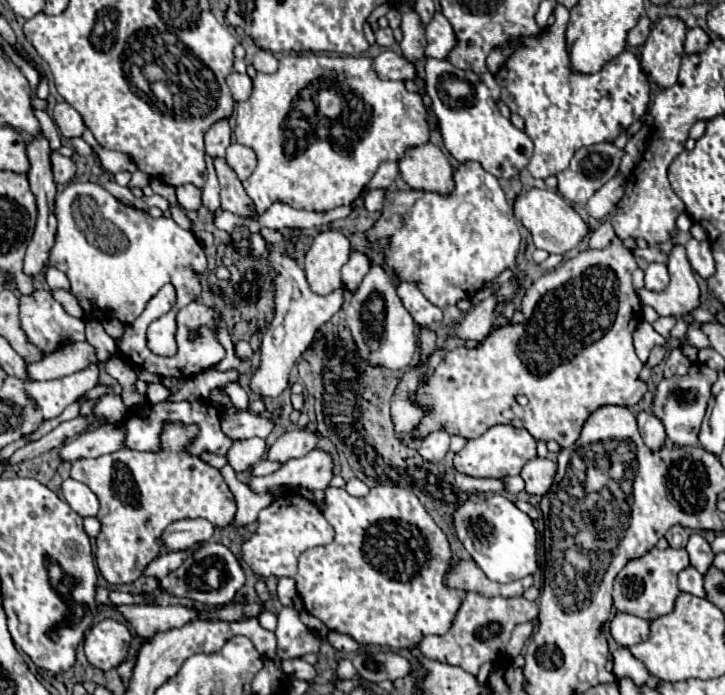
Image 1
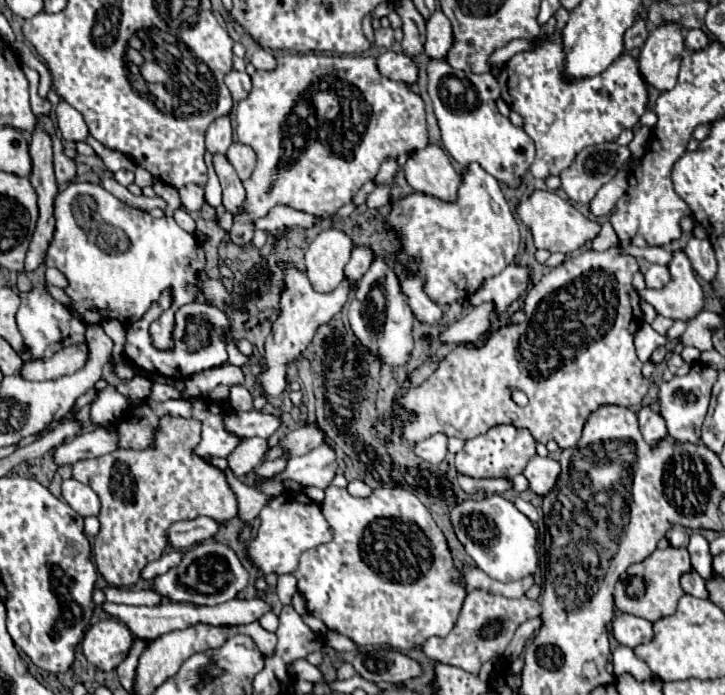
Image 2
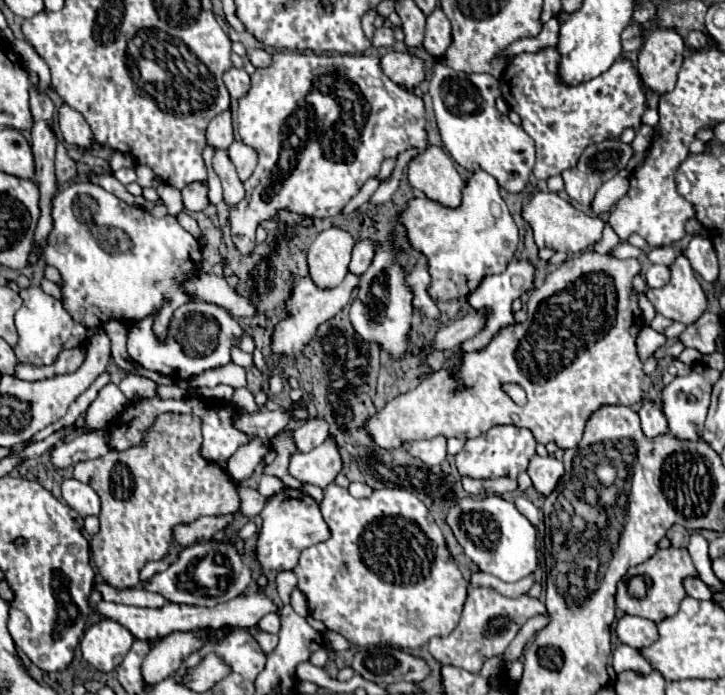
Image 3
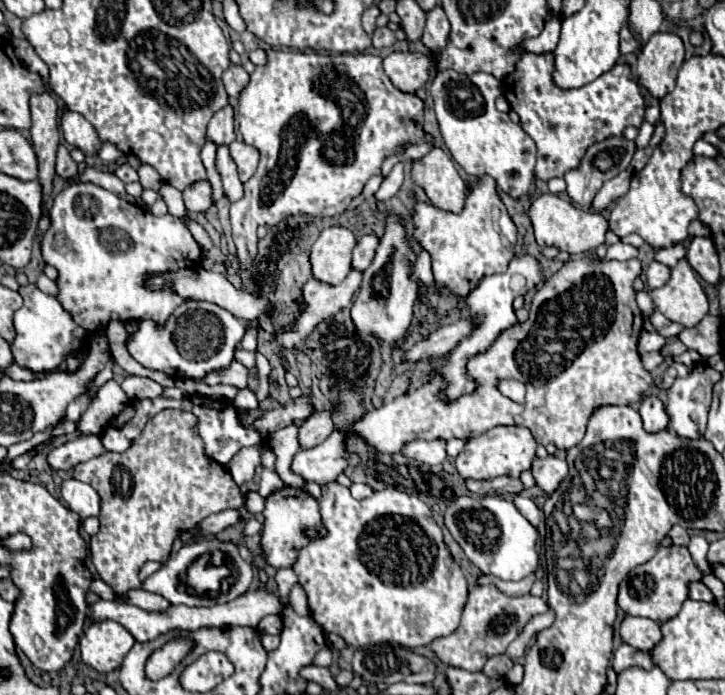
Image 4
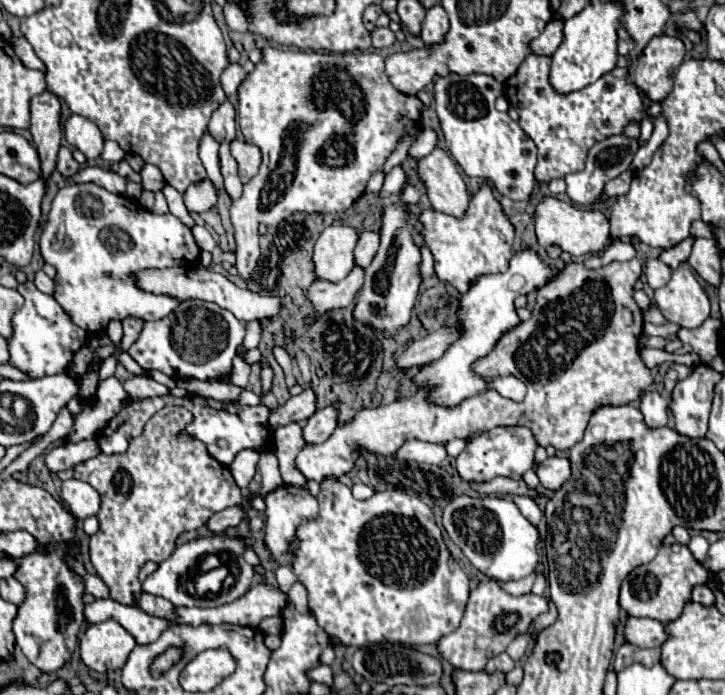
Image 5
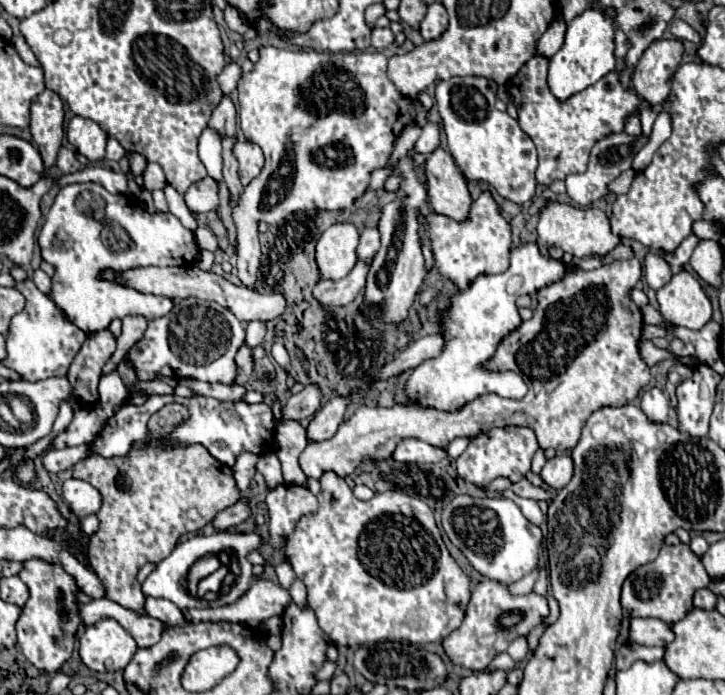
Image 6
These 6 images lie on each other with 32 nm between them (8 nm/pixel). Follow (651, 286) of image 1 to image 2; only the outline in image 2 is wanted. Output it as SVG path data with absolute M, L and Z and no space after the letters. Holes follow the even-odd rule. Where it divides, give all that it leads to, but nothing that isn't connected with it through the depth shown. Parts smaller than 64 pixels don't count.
M652 264L648 268L648 272L644 274L644 278L646 278L648 288L662 288L662 286L666 286L666 282L670 282L670 270L668 270L668 266Z

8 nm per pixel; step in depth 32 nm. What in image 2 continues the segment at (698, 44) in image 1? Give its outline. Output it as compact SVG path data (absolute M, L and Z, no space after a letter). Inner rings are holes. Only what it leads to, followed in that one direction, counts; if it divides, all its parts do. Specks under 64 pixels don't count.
M690 30L686 36L686 48L702 50L708 46L708 36L702 30Z

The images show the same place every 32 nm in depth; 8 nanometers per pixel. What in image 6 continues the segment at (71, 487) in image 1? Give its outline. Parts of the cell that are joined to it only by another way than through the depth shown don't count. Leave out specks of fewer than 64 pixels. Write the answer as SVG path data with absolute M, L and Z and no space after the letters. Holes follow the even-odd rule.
M72 478L72 480L64 482L62 490L64 490L64 500L68 502L70 510L78 518L84 518L88 514L96 514L100 510L102 496L100 496L100 492L92 484Z

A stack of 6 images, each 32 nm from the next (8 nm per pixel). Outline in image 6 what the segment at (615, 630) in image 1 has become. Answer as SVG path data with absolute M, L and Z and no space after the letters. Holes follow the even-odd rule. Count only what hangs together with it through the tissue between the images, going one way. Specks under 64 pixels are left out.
M632 618L630 640L644 646L668 646L674 640L672 626L656 618Z

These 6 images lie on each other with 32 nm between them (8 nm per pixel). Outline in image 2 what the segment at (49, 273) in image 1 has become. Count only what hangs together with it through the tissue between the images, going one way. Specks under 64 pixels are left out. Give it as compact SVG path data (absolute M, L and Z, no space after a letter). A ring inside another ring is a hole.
M46 268L46 282L54 284L54 286L58 286L58 288L64 288L64 286L66 286L64 274L62 274L60 270L56 270L56 268Z

